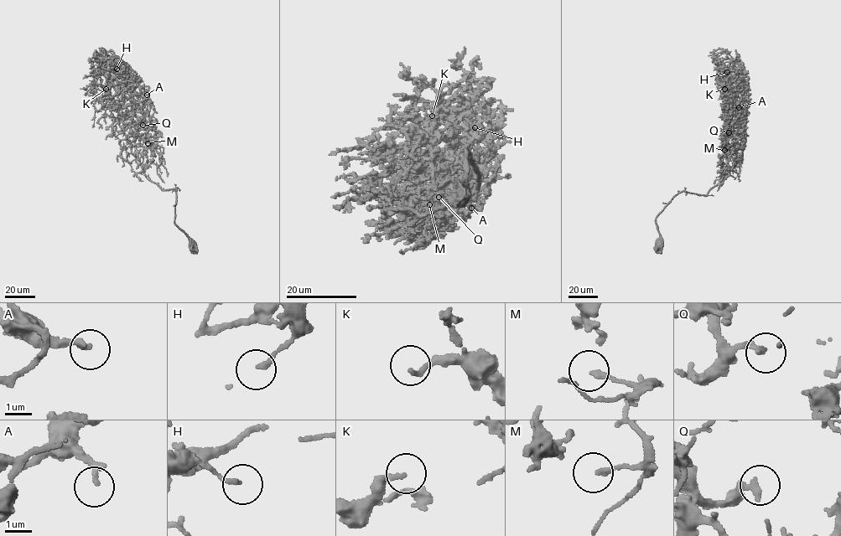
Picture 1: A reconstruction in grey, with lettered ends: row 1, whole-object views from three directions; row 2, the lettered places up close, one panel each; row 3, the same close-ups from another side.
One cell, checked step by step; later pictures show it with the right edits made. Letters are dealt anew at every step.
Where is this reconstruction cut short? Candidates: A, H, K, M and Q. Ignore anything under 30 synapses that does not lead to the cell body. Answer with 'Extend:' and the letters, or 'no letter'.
Extend: K

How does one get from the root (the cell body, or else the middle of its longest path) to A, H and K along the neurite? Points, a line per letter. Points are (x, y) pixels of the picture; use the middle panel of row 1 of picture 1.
A: (459, 194), (469, 150), (474, 191), (423, 214), (383, 212), (391, 186), (407, 207), (442, 187), (471, 208)
H: (459, 194), (469, 150), (474, 191), (423, 214), (383, 212), (413, 147), (443, 149), (475, 127)
K: (459, 194), (469, 150), (474, 191), (423, 214), (383, 212), (387, 188), (415, 160), (416, 126), (432, 115)

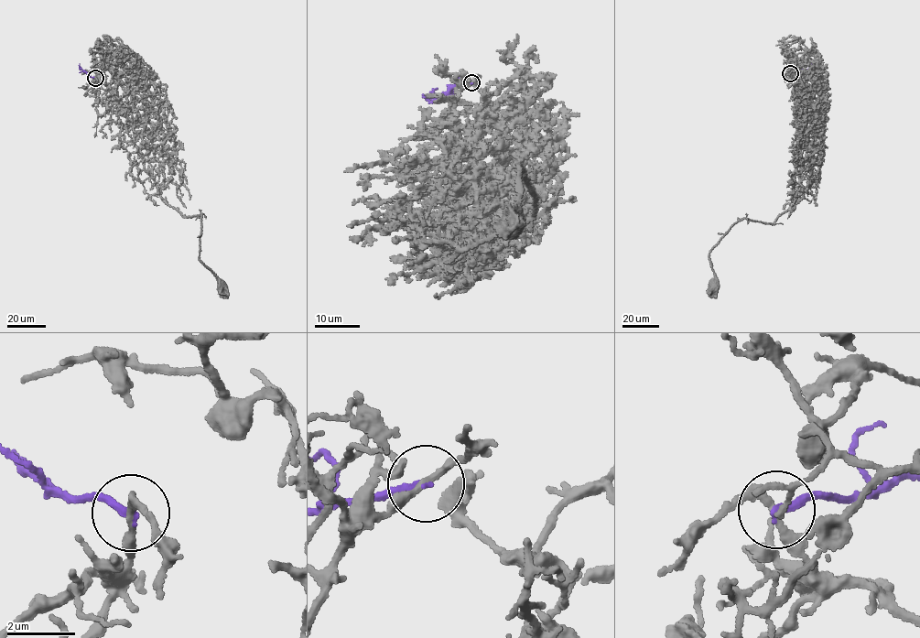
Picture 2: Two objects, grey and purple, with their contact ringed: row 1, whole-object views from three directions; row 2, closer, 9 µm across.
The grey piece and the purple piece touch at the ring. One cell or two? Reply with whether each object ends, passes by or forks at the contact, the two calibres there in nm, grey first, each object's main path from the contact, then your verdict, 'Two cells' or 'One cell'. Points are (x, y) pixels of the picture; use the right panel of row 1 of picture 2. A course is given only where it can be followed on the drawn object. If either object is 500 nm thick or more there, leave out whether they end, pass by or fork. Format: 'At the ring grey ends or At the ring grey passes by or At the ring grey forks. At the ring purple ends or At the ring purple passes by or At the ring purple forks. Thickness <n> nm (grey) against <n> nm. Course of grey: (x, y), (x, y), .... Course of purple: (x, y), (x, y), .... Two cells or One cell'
At the ring grey passes by. At the ring purple ends. Thickness 200 nm (grey) against 200 nm. Course of grey: (790, 73), (806, 81), (811, 104), (799, 198), (774, 222), (745, 218), (730, 227), (709, 253), (715, 286). Course of purple: (791, 73), (805, 71), (809, 69), (810, 60). Two cells

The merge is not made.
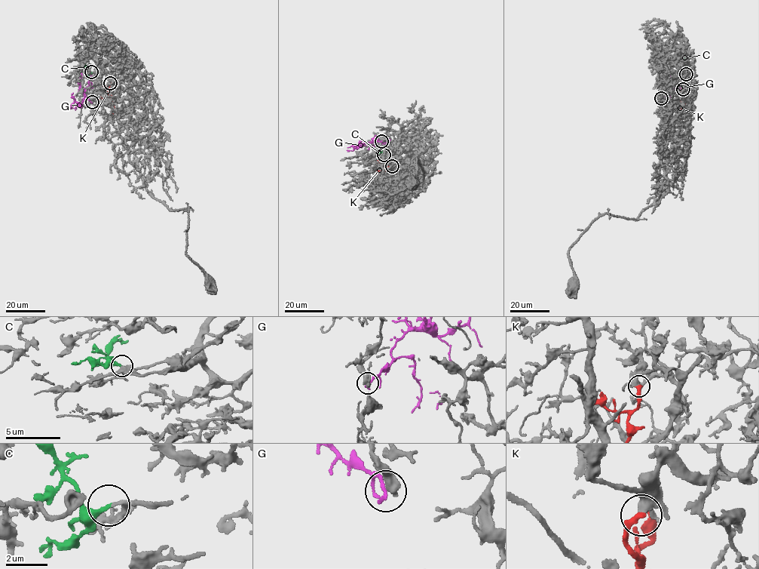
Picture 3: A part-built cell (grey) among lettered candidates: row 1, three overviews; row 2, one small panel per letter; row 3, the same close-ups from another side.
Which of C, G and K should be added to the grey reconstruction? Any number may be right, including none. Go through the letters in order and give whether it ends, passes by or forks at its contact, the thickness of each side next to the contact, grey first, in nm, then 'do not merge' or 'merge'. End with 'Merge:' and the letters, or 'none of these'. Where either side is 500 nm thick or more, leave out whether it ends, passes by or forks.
C: it ends; calibres 170 and 280 nm; merge
G: it ends; calibres 480 and 170 nm; do not merge
K: it ends; calibres 300 and 320 nm; do not merge
Merge: C

